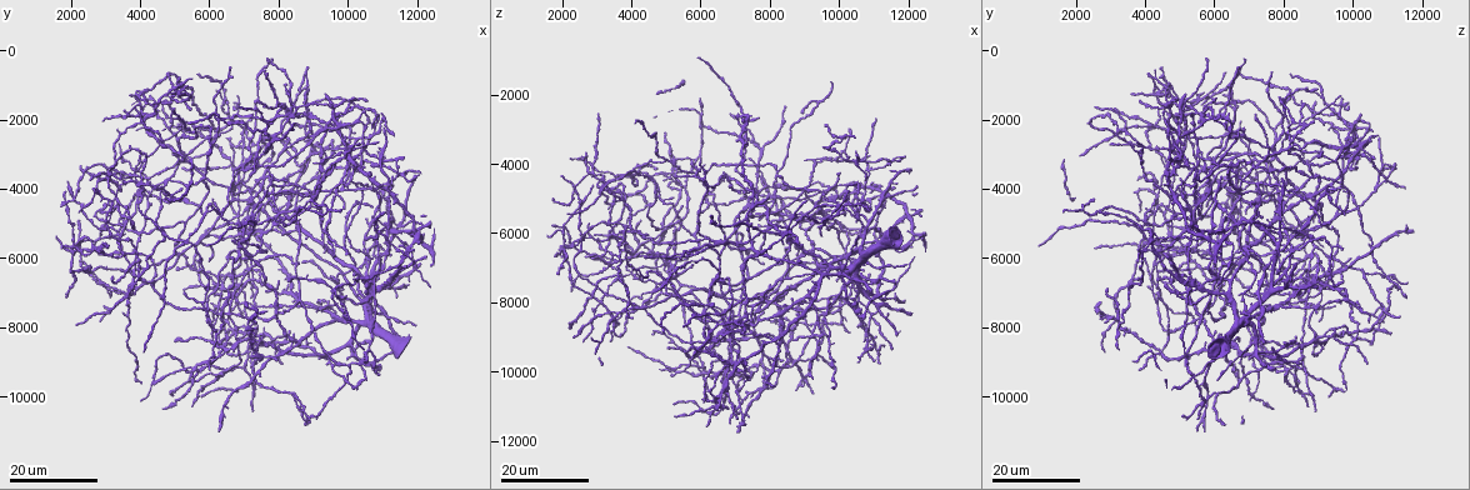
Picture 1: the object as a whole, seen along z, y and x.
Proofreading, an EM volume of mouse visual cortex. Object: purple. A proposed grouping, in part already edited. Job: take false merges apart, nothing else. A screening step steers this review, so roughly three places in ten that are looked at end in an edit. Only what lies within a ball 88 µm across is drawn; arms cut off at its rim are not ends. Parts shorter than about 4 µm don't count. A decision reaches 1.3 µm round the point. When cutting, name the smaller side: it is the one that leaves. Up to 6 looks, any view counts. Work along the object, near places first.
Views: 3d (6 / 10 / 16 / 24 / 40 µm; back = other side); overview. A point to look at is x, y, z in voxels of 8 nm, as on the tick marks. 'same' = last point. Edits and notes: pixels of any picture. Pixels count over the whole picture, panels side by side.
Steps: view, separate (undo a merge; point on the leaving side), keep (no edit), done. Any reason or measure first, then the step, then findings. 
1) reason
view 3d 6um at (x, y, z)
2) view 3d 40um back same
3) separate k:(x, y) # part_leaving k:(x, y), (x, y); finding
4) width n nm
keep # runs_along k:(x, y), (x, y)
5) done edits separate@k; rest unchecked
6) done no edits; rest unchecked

arms part here
view 3d 16um at (8200, 5000, 4100)

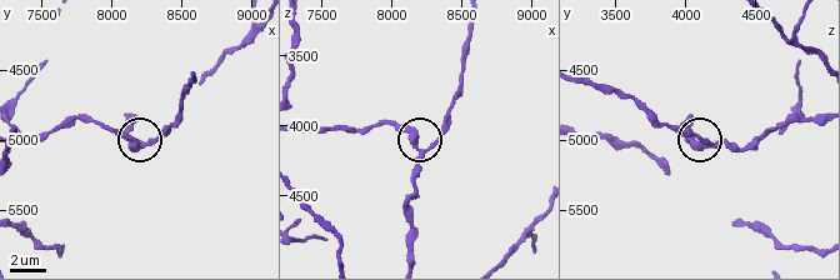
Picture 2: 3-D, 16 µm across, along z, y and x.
view 3d 6um at (8220, 5040, 4200)

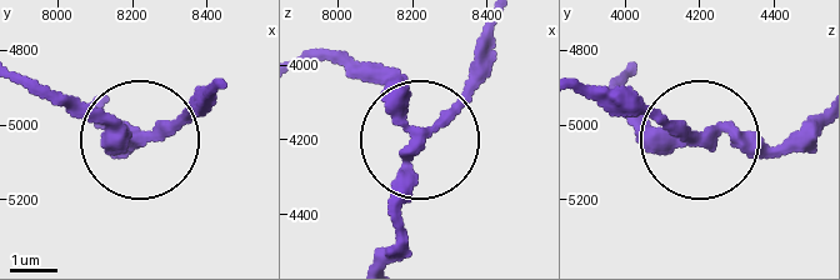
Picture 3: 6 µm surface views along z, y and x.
keep # runs_along 3:(389, 251), (416, 131), (340, 53); one neuron here

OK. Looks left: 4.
a fork
view 3d 24um at (8600, 7200, 5800)

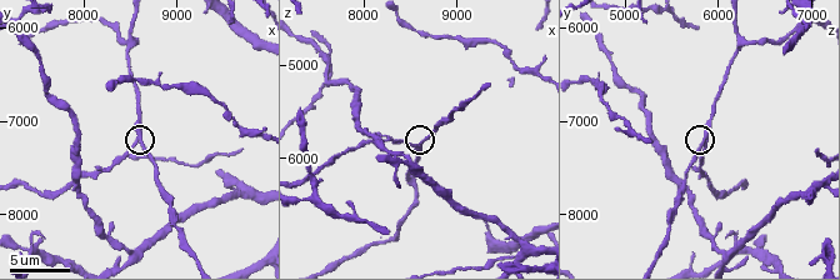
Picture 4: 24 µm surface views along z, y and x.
view 3d 10um at (8550, 7250, 5850)

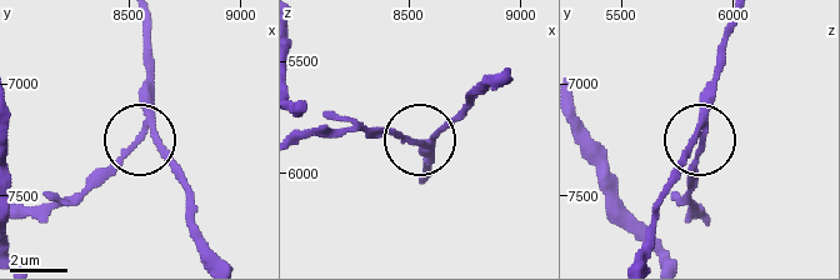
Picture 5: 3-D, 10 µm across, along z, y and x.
arms 3
keep # runs_along 5:(425, 181), (423, 140), (465, 111); all the same neuron

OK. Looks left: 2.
done no edits; rest unchecked

